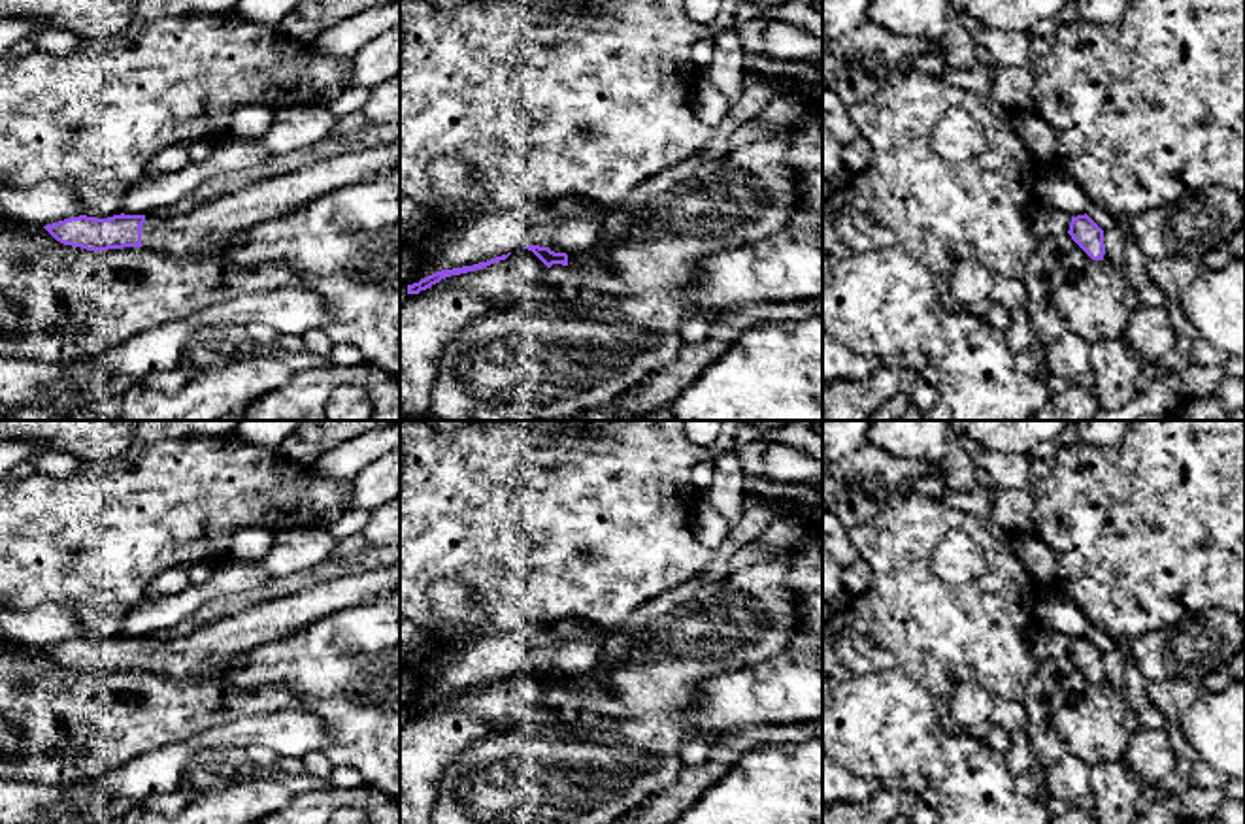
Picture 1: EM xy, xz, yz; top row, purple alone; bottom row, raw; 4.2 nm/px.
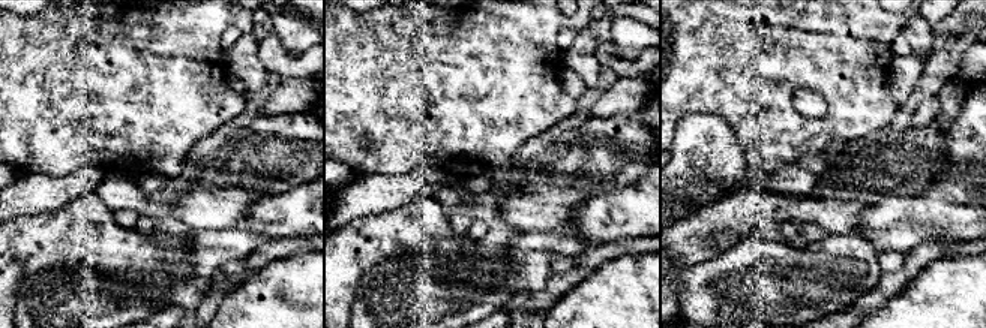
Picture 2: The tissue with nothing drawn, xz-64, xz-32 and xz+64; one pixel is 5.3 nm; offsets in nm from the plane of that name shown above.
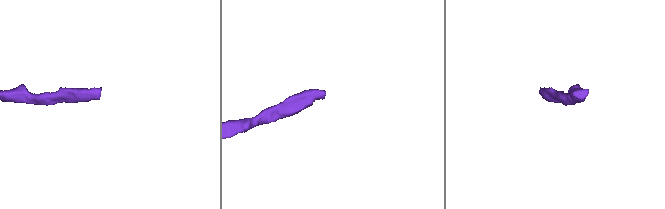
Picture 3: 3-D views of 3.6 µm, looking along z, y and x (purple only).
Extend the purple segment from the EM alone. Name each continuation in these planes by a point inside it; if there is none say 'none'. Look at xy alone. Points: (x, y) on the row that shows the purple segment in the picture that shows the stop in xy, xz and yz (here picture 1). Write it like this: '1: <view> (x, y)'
1: xy (212, 230)

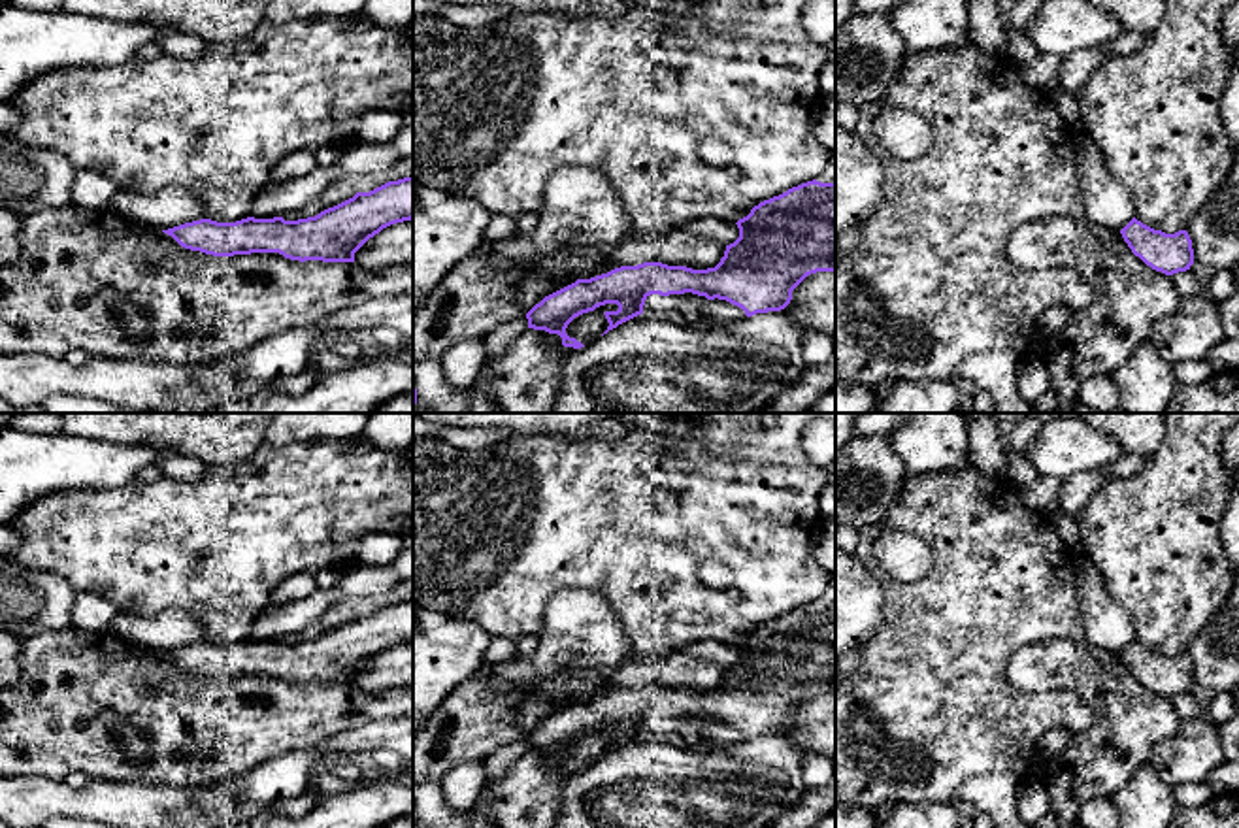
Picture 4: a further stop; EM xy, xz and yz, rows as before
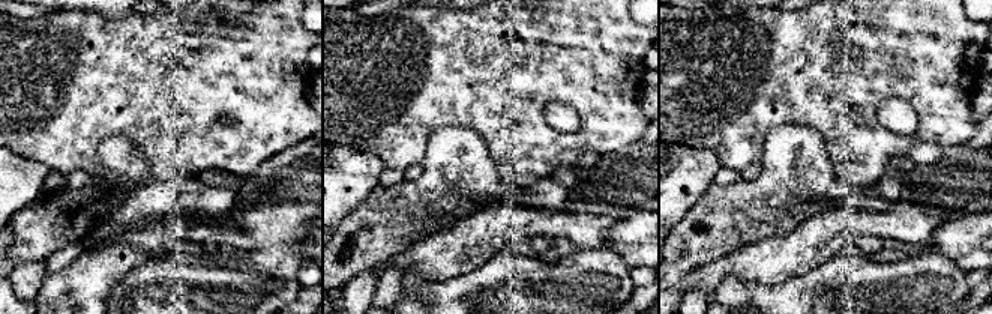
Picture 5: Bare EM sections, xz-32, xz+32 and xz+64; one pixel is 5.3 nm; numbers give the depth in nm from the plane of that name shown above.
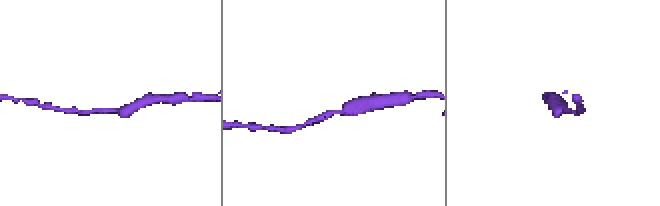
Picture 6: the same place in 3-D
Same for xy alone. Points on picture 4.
none

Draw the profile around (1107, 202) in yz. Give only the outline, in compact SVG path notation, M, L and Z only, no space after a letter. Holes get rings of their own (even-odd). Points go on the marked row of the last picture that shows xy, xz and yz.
M1084 134L1077 136L1075 164L1084 198L1082 217L1120 232L1135 217L1133 202L1107 172L1099 147Z

